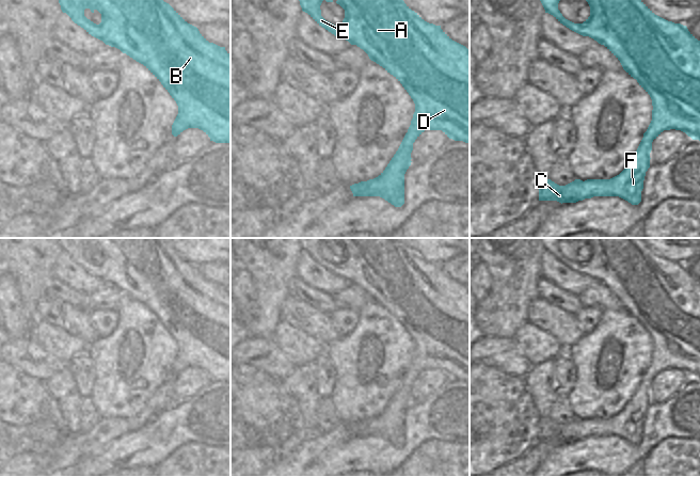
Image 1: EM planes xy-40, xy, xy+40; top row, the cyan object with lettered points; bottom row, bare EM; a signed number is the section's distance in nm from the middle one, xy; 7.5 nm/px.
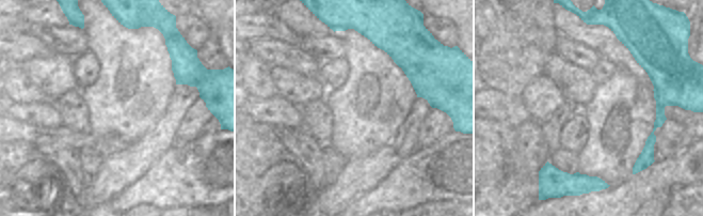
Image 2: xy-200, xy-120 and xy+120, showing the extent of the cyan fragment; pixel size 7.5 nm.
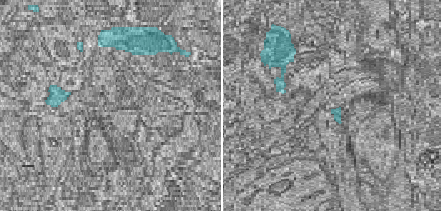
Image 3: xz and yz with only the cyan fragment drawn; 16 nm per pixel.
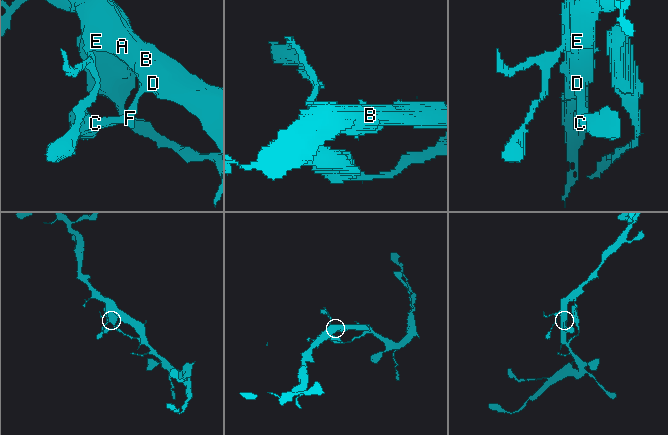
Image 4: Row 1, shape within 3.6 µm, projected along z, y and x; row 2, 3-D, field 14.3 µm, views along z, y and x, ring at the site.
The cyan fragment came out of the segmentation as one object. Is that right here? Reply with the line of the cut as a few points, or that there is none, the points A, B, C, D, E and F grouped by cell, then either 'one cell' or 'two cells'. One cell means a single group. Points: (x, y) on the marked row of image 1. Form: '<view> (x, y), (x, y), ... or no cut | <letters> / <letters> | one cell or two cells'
xy+40 (646, 131), (649, 133), (651, 143) | A B D E / C F | two cells

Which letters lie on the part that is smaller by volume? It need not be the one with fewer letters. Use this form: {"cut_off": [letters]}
{"cut_off": ["C", "F"]}

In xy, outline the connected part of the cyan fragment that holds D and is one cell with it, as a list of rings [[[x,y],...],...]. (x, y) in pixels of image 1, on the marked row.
[[[299,0],[302,11],[319,26],[363,49],[369,59],[393,75],[409,93],[415,104],[415,112],[408,132],[411,142],[425,130],[442,130],[449,139],[470,143],[470,50],[452,41],[442,29],[425,21],[412,11],[403,0],[337,0],[345,10],[345,18],[339,26],[327,21],[321,16],[323,0]]]

